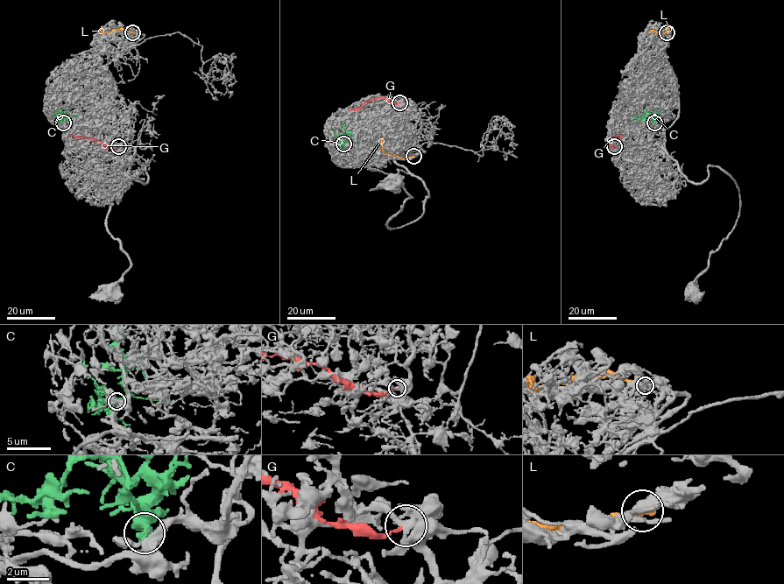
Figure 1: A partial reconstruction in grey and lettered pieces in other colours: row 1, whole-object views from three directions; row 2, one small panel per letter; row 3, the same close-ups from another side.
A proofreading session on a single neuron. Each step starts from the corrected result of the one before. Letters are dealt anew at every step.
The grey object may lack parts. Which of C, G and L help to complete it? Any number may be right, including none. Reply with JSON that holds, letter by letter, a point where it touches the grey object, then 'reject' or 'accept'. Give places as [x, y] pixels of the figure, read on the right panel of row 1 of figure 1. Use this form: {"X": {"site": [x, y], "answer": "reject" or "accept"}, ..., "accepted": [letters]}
{"C": {"site": [654, 123], "answer": "accept"}, "G": {"site": [614, 146], "answer": "reject"}, "L": {"site": [667, 32], "answer": "reject"}, "accepted": ["C"]}

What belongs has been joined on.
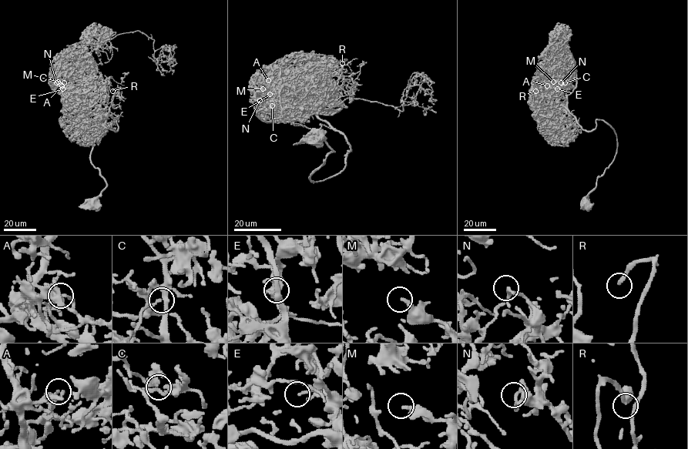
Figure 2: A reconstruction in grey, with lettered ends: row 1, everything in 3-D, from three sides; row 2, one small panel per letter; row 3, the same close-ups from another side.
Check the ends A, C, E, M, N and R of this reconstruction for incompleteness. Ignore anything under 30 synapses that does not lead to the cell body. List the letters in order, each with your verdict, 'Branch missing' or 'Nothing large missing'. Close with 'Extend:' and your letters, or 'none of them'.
A: Nothing large missing
C: Nothing large missing
E: Nothing large missing
M: Nothing large missing
N: Nothing large missing
R: Branch missing
Extend: R

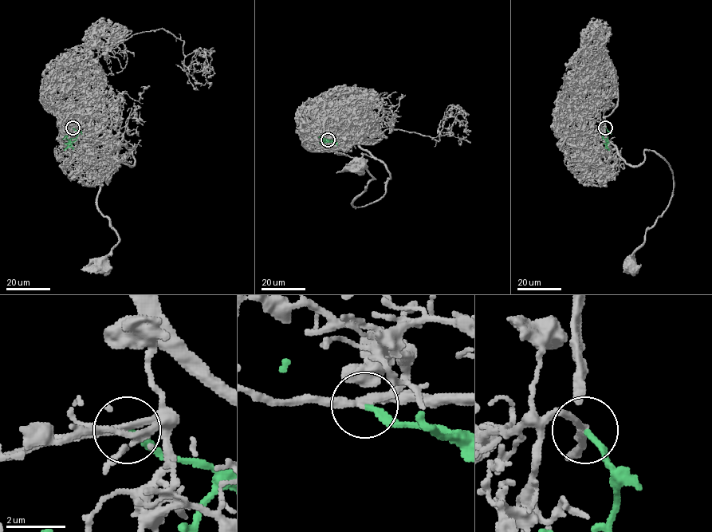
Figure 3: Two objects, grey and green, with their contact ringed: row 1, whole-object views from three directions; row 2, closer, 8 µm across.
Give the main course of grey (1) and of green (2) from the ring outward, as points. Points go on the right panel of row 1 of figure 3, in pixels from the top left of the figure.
1: (605, 128), (605, 120), (627, 163), (654, 151), (673, 175), (667, 207), (632, 266)
2: (605, 128), (608, 133), (607, 146), (606, 139)

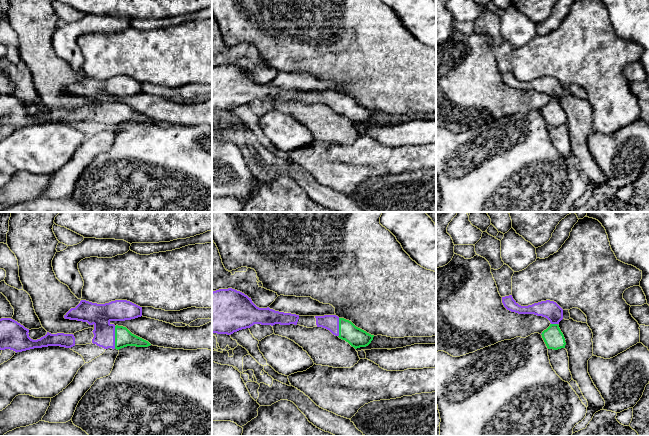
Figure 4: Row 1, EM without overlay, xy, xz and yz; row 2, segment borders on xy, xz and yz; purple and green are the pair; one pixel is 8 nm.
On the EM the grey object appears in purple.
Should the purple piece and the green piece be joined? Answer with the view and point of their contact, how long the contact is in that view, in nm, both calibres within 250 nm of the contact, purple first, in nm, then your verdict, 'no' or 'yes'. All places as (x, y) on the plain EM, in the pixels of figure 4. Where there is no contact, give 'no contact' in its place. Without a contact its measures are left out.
contact xy (114, 113); length 180 nm; calibres 180 and 140 nm; yes

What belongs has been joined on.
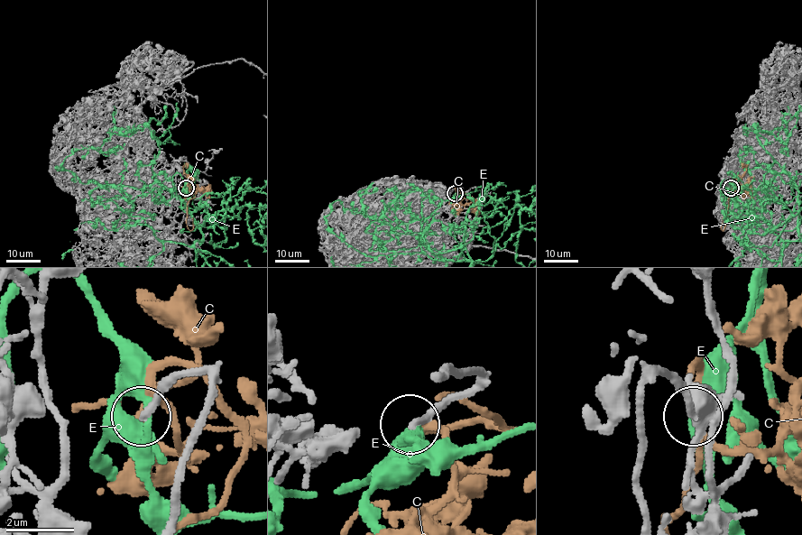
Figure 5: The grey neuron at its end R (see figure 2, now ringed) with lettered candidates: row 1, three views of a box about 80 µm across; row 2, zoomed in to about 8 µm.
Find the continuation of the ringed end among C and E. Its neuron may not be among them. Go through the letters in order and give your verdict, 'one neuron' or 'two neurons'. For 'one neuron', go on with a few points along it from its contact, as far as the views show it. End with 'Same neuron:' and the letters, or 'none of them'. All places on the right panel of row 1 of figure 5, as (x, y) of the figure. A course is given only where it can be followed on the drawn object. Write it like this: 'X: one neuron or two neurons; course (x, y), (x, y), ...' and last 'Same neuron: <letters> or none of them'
C: two neurons
E: two neurons
Same neuron: none of them

